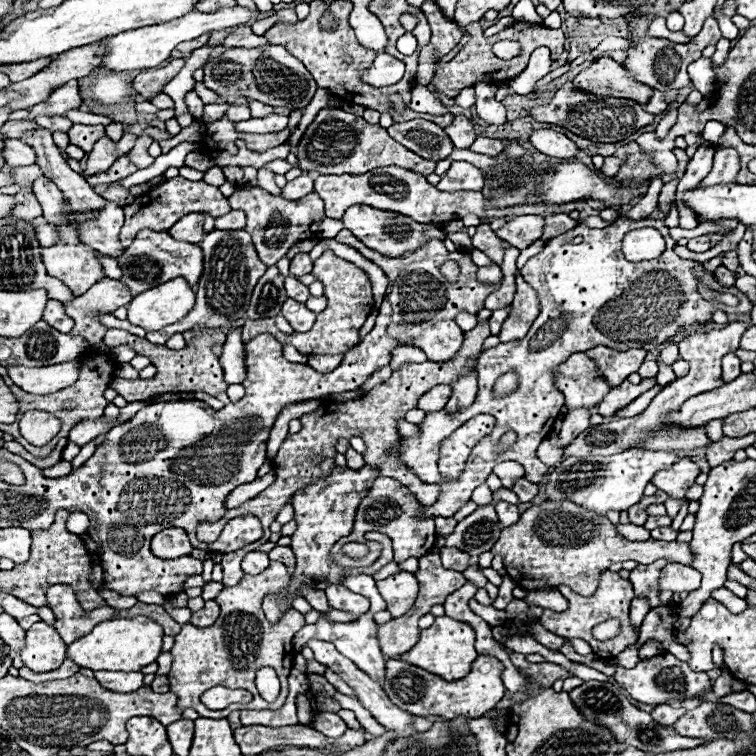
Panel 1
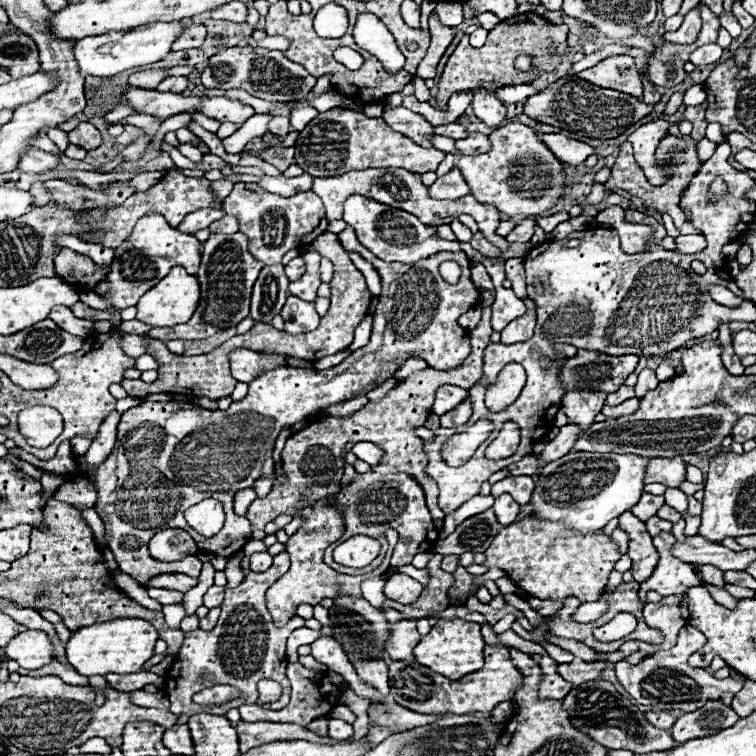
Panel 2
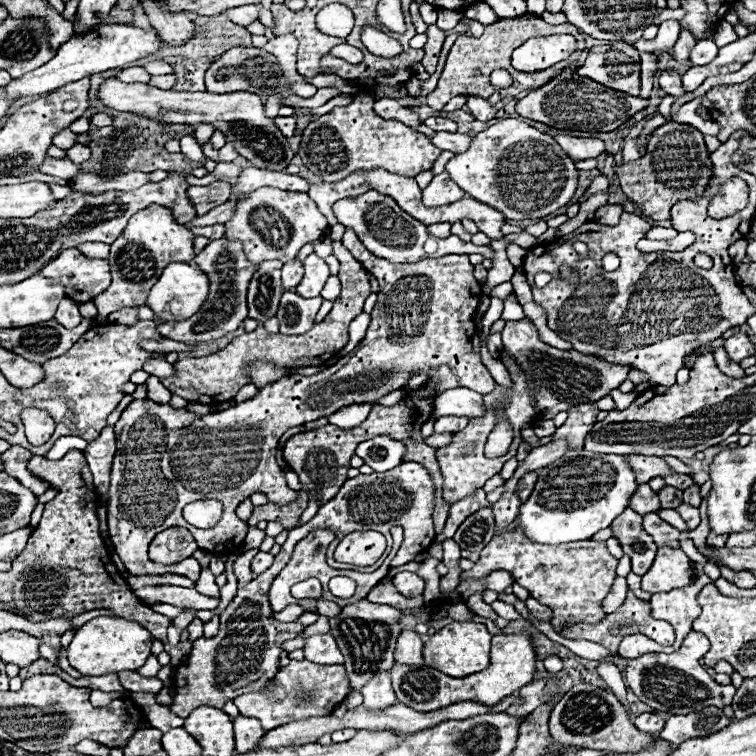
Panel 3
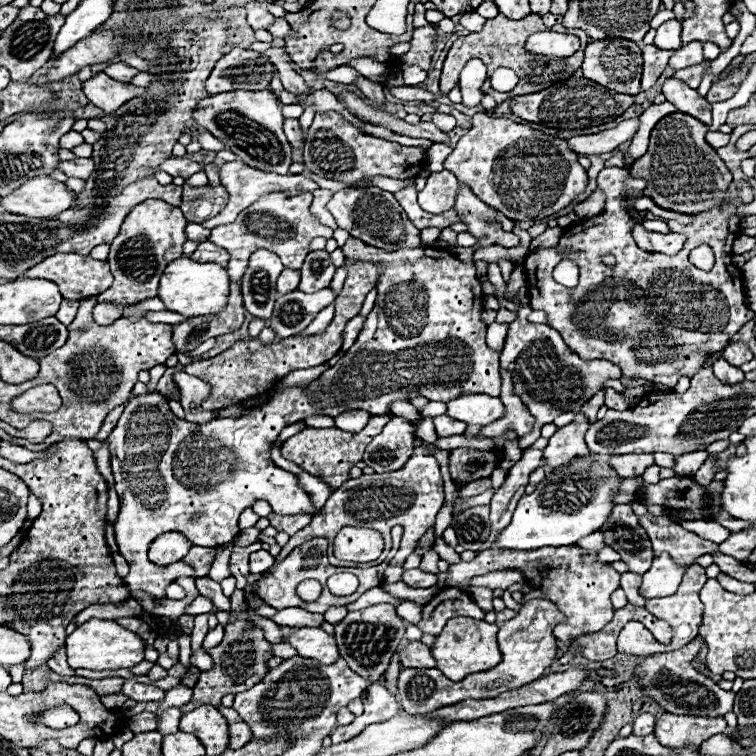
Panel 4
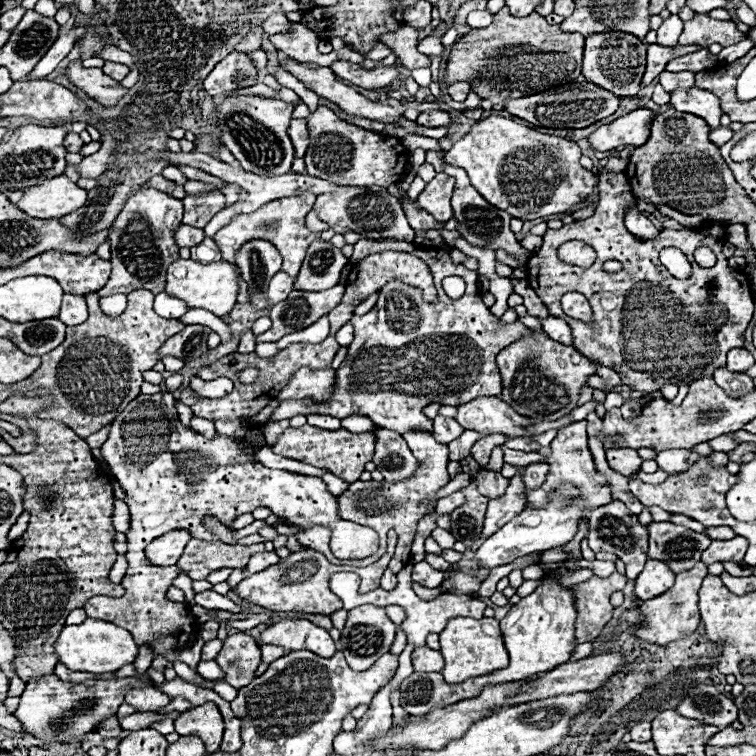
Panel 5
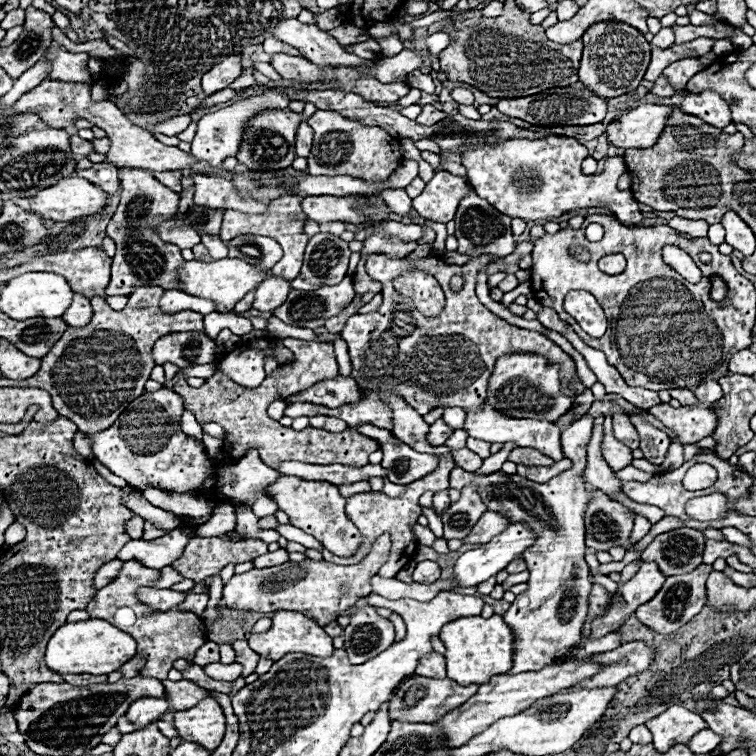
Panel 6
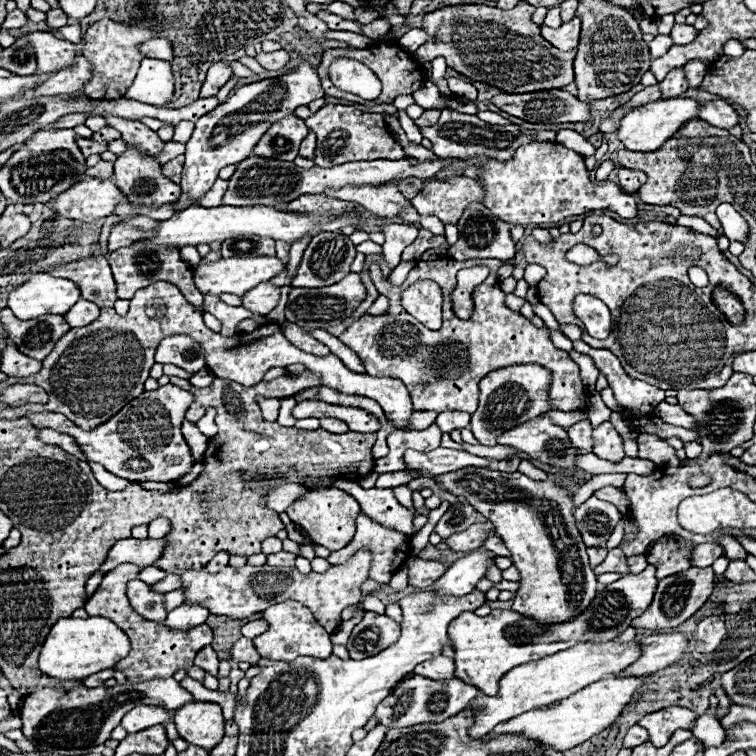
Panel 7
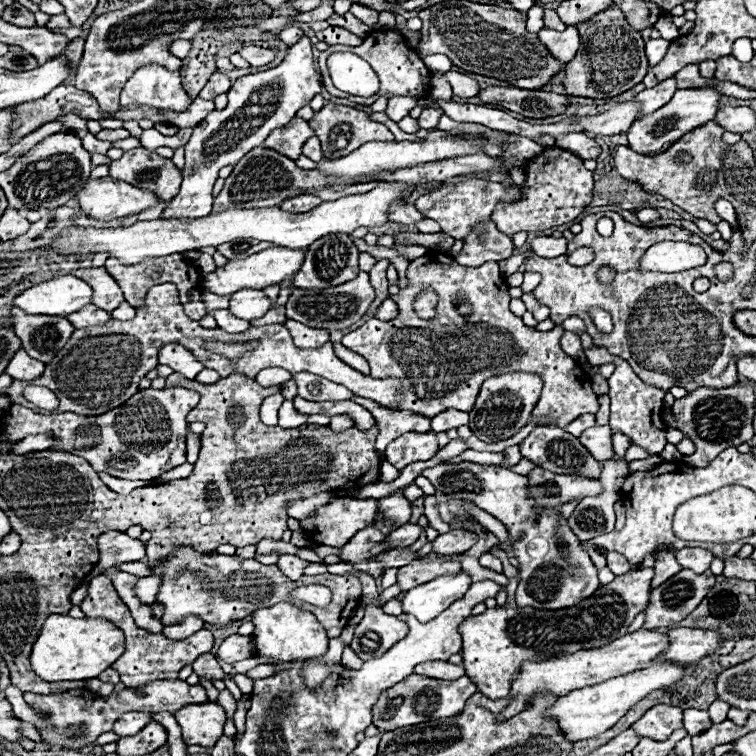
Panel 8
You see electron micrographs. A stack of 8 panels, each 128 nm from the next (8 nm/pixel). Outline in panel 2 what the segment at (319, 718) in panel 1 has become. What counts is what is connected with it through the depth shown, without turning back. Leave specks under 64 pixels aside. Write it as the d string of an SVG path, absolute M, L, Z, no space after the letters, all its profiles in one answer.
M329 719L328 736L332 740L348 740L353 735L353 726L340 719Z

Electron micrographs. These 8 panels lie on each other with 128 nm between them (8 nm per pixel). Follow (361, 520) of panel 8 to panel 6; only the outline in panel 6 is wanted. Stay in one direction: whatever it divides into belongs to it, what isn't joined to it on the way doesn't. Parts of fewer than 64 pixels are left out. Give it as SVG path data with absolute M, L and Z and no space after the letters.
M280 476L268 488L268 494L278 502L278 508L290 516L292 526L318 538L324 544L324 548L332 554L350 556L360 546L360 532L344 512L346 498L338 492L338 486L328 482L306 482L294 476Z

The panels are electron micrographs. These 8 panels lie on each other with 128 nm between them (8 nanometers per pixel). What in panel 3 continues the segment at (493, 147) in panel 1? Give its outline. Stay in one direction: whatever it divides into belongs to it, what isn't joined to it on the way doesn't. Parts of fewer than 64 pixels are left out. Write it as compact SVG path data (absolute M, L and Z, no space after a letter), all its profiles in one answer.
M434 132L434 136L430 138L430 142L442 150L450 150L450 152L464 152L466 146L470 144L472 136L466 134L458 134L458 132Z

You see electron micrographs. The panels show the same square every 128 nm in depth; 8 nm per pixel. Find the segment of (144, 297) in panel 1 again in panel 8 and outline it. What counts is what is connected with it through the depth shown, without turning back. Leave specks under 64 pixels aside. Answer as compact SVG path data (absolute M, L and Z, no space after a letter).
M272 246L268 250L262 250L254 256L248 256L244 260L230 260L224 268L216 268L208 276L204 276L204 288L220 294L220 296L232 296L238 290L252 288L252 290L262 290L270 284L280 284L288 276L294 276L304 264L304 250L290 250L290 248L280 248Z

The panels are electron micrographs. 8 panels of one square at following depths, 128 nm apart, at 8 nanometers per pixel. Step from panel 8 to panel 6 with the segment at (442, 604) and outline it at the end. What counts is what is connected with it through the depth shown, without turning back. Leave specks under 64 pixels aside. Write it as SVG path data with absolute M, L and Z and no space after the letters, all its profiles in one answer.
M512 524L488 544L464 552L454 564L454 582L460 588L486 582L490 576L504 570L508 562L518 558L522 548L528 548L530 544L534 544L534 532L524 524Z

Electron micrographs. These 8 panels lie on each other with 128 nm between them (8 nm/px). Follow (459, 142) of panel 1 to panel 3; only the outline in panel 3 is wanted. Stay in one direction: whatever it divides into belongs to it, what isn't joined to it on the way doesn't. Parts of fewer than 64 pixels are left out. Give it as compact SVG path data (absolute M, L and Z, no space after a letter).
M432 116L432 118L426 118L424 120L426 126L430 126L432 130L446 130L446 132L456 132L456 122L448 120L448 118L440 118L440 116Z

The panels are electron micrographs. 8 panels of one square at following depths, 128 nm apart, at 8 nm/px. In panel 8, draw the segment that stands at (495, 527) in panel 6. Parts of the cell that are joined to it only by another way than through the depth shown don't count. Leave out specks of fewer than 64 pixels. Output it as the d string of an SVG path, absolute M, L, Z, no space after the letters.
M450 530L446 534L440 534L432 542L432 552L450 556L450 554L462 554L468 548L472 548L478 542L478 536L468 530Z

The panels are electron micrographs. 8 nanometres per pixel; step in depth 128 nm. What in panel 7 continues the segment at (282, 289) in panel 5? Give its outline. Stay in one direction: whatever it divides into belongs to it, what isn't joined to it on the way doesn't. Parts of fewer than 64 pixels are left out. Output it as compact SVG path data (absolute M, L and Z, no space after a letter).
M266 282L266 284L258 284L256 288L248 290L242 296L242 306L246 310L250 310L252 314L266 316L270 310L274 310L278 300L280 300L280 288L272 286L270 282Z

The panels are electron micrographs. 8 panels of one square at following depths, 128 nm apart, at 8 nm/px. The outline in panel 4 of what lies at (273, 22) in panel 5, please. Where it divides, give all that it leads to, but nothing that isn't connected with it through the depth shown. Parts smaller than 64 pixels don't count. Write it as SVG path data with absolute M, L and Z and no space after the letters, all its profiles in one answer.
M248 6L248 22L252 24L254 30L268 30L270 24L276 20L276 16L272 16L270 12L266 12L260 6Z

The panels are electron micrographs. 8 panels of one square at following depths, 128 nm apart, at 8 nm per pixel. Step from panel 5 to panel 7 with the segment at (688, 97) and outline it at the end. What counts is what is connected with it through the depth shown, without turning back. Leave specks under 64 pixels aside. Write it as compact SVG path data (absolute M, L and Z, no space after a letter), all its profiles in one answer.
M716 100L716 102L704 102L702 104L702 112L700 112L700 120L716 126L716 128L724 128L730 130L734 126L738 126L742 122L742 116L724 100Z

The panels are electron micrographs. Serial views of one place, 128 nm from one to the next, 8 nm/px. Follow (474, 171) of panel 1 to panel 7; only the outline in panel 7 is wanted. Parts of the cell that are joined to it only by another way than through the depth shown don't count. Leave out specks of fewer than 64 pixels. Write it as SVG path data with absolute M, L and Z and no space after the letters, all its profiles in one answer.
M452 176L448 180L428 182L420 194L412 198L412 206L422 216L436 216L444 224L458 224L468 204L484 202L484 196L486 192L478 180Z

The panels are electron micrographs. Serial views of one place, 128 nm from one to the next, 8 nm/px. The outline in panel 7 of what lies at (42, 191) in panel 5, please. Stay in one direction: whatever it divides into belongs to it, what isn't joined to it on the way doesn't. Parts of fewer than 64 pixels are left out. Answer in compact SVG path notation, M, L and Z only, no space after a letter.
M88 178L62 192L62 196L50 202L50 206L66 218L96 222L114 214L120 202L128 202L128 198L112 180Z

